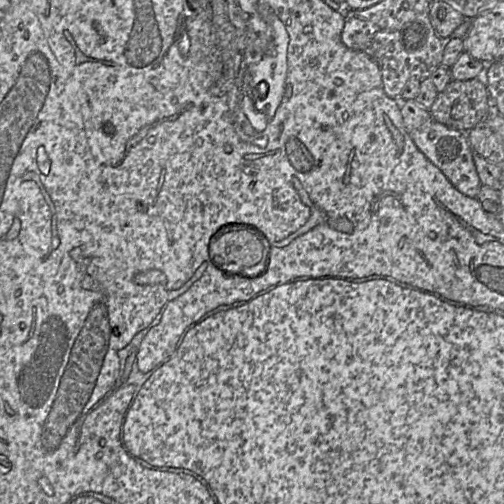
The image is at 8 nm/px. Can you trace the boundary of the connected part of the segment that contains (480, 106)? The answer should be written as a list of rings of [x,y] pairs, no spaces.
[[[483,77],[470,80],[452,79],[446,88],[437,94],[429,109],[434,120],[462,132],[468,132],[480,124],[492,110],[492,102]]]

